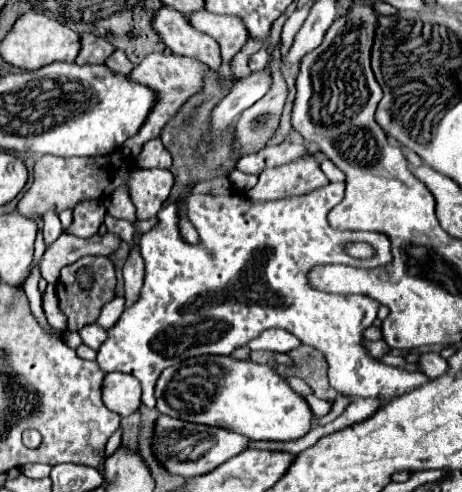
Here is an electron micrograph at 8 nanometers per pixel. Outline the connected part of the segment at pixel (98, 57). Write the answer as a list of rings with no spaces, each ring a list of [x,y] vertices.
[[[82,34],[80,36],[80,52],[76,56],[76,64],[104,64],[104,60],[112,54],[112,46],[94,34]]]

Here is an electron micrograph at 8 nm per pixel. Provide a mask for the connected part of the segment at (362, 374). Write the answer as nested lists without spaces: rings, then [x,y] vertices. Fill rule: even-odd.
[[[328,184],[324,186],[324,190],[314,190],[314,194],[306,194],[302,198],[284,198],[280,202],[248,202],[242,194],[232,194],[232,196],[186,196],[182,200],[184,208],[186,208],[186,218],[190,220],[190,224],[194,224],[194,228],[198,230],[200,234],[200,242],[198,244],[188,244],[182,236],[180,236],[180,208],[176,206],[176,202],[164,206],[158,214],[160,218],[160,226],[156,226],[156,230],[144,234],[144,238],[140,240],[140,254],[144,258],[144,264],[146,264],[146,276],[144,276],[144,286],[140,290],[140,298],[138,302],[134,302],[132,306],[128,306],[122,316],[118,318],[118,322],[108,328],[108,338],[104,340],[104,344],[100,346],[98,350],[98,366],[104,370],[104,372],[126,372],[126,374],[132,374],[134,378],[140,380],[142,384],[142,404],[146,404],[148,408],[154,408],[156,400],[154,400],[154,384],[156,384],[156,378],[160,376],[160,372],[168,366],[174,366],[174,364],[180,364],[184,362],[186,358],[192,358],[192,356],[202,356],[202,354],[214,354],[214,356],[230,356],[236,348],[242,348],[242,346],[248,346],[250,340],[258,338],[264,330],[268,328],[284,328],[288,332],[292,332],[302,344],[308,344],[316,350],[320,350],[328,362],[328,380],[330,380],[330,386],[350,398],[350,400],[356,400],[356,398],[378,398],[378,400],[390,400],[390,398],[398,398],[406,392],[412,392],[424,384],[430,382],[430,378],[422,372],[406,372],[402,368],[396,368],[396,366],[388,366],[384,362],[380,362],[378,358],[374,358],[366,348],[364,348],[364,330],[368,326],[372,326],[372,322],[376,320],[376,314],[378,314],[378,308],[380,304],[370,298],[370,296],[364,296],[364,294],[352,294],[352,296],[338,296],[338,294],[324,294],[324,292],[318,292],[318,290],[312,290],[306,282],[306,272],[312,268],[312,264],[350,264],[350,266],[356,266],[356,268],[366,268],[366,270],[372,270],[372,268],[380,268],[380,266],[386,266],[392,262],[392,252],[390,252],[390,240],[380,234],[380,232],[338,232],[334,228],[330,228],[328,224],[328,212],[344,198],[344,184]],[[344,242],[368,242],[376,248],[376,256],[370,258],[370,260],[356,260],[356,258],[350,258],[346,252],[344,252]]]

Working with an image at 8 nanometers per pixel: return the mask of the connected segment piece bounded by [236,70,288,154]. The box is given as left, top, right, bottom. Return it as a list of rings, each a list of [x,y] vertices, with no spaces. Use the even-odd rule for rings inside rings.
[[[272,70],[272,86],[264,98],[244,110],[236,124],[236,146],[242,154],[256,152],[264,146],[264,142],[278,128],[278,120],[284,108],[284,100],[288,96],[286,82],[280,72]]]

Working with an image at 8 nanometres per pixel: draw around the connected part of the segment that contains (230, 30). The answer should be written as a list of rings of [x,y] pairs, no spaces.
[[[198,10],[192,12],[188,16],[188,22],[200,30],[202,34],[212,36],[220,48],[222,48],[222,68],[218,70],[220,76],[230,78],[230,68],[228,62],[232,60],[232,56],[246,44],[248,34],[244,30],[244,24],[240,22],[240,18],[232,18],[232,16],[220,16],[220,14],[210,14],[206,10]]]

